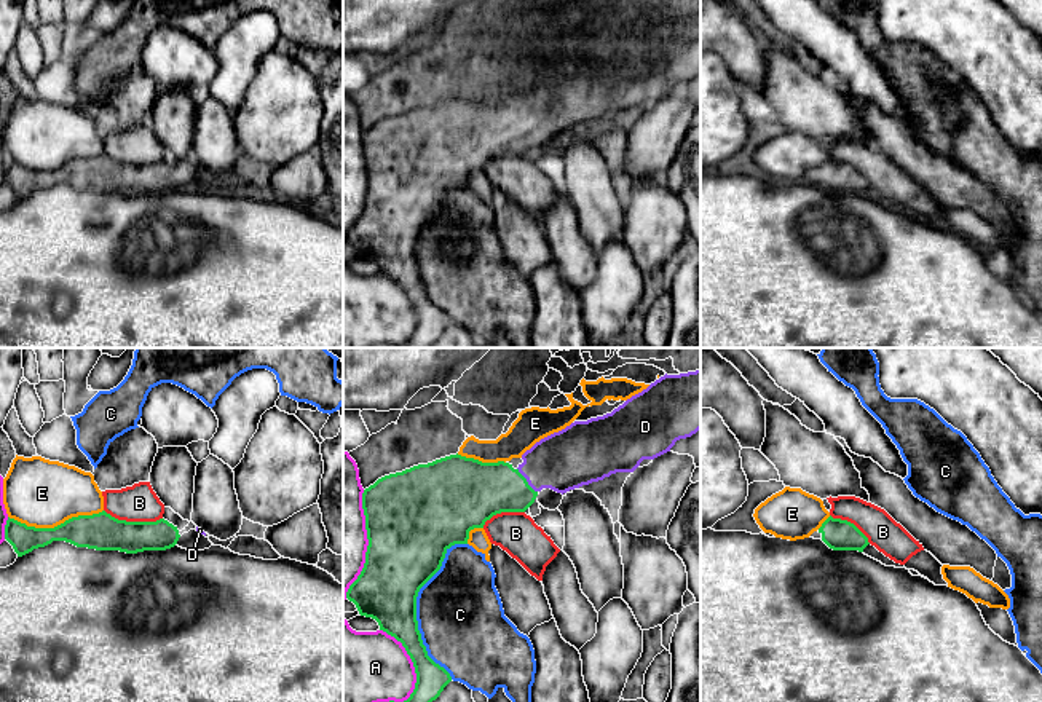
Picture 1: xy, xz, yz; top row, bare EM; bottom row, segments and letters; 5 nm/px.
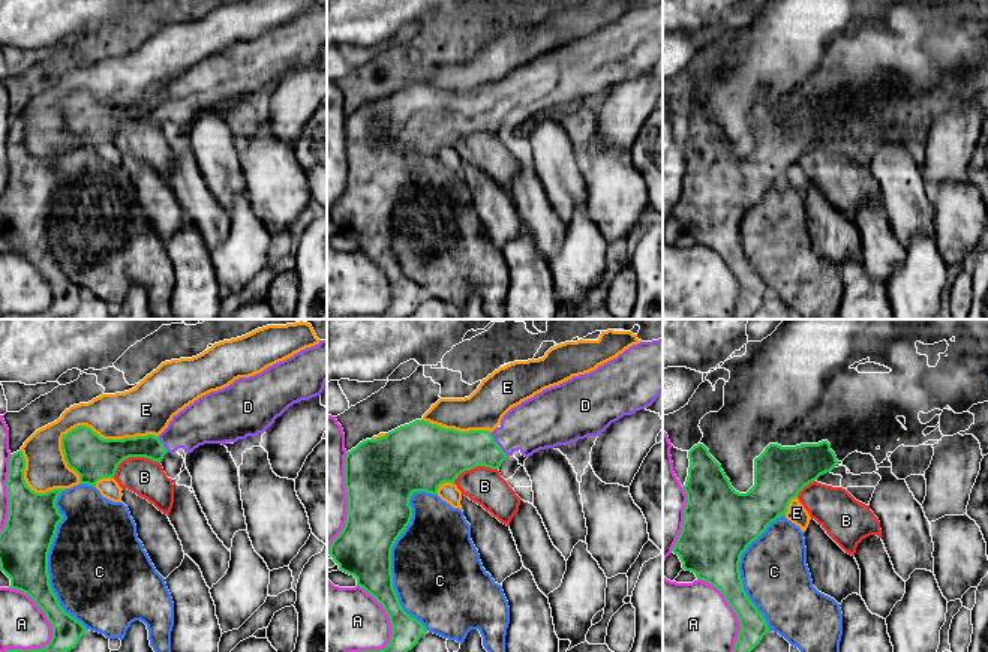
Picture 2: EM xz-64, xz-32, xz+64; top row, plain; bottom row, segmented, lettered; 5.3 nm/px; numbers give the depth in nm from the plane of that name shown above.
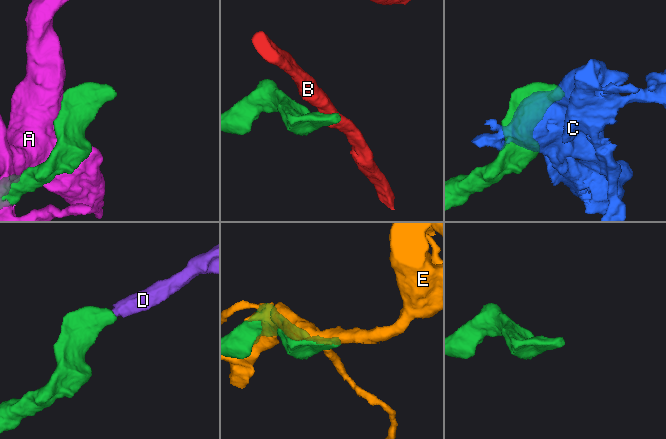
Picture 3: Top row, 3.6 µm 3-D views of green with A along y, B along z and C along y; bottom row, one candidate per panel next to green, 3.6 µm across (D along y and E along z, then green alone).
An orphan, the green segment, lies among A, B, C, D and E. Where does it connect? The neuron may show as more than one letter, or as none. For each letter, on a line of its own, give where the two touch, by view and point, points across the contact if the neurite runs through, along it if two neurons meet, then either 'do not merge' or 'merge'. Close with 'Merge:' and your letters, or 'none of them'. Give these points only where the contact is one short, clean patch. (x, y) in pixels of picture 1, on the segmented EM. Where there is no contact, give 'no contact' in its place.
A: xz (412, 661) | do not merge
B: xy (133, 522) | along xy (104, 509), (126, 520), (161, 519) | do not merge
C: xz (415, 607) | do not merge
D: xz (525, 481) | across xz (477, 490), (517, 489), (525, 481), (543, 466), (565, 460) | merge
E: xy (55, 527) | do not merge
Merge: D

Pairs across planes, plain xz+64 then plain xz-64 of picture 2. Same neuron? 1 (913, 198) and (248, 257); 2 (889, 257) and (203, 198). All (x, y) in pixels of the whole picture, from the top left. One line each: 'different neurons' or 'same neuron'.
1: different neurons
2: same neuron

